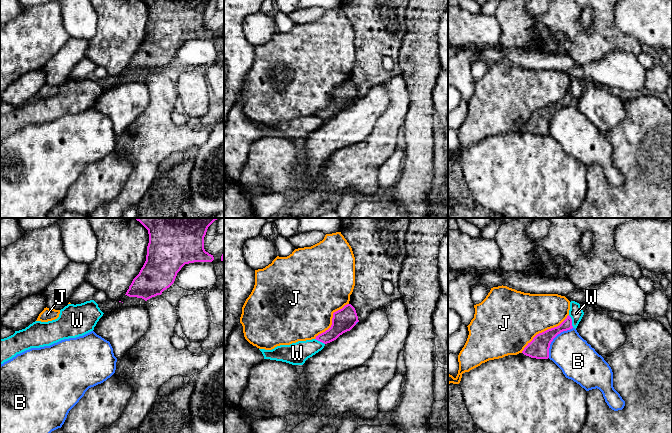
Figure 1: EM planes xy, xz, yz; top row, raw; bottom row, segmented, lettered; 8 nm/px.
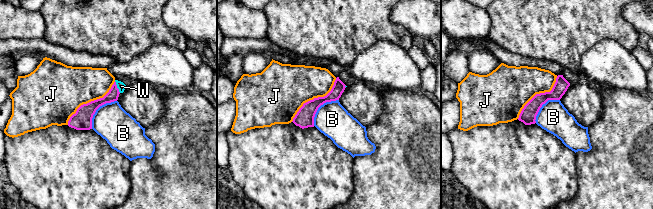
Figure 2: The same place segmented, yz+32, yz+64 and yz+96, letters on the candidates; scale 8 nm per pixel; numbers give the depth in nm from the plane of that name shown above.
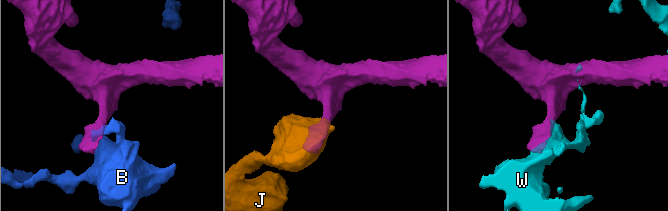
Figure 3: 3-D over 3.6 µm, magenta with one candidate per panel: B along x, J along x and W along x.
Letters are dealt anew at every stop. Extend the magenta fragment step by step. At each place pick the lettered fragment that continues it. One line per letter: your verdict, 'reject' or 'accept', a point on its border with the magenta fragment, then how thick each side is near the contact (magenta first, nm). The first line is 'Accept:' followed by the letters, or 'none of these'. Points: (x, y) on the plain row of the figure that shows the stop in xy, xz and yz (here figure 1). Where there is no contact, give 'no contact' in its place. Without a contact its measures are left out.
Accept: none of these
B: reject; contact yz (553, 114); calibres 170 and 300 nm
J: reject; contact yz (544, 107); calibres 170 and 420 nm
W: reject; contact yz (571, 97); calibres 120 and 110 nm

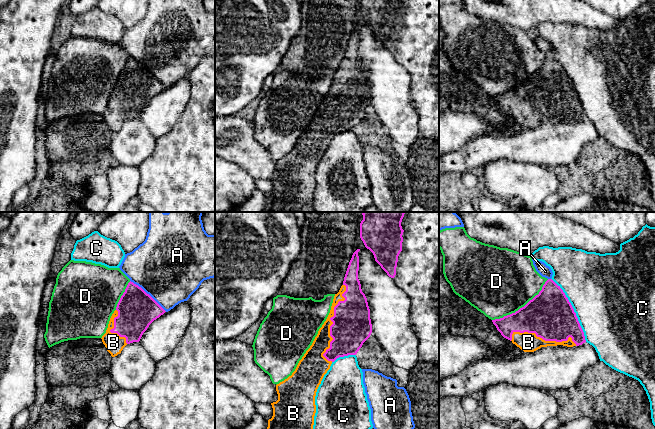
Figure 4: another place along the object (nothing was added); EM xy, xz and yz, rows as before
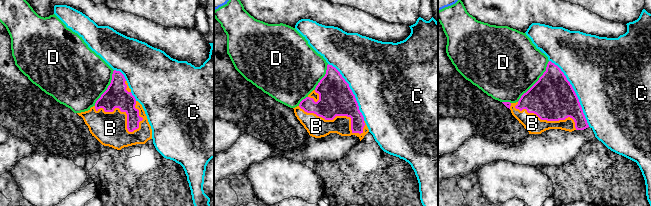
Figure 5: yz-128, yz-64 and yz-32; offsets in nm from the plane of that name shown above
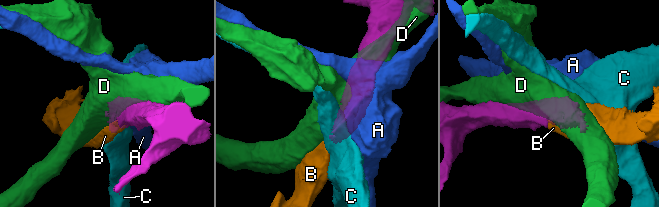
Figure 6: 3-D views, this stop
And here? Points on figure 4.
Accept: B
A: reject; contact xy (148, 70); calibres 300 and 500 nm
B: accept; contact xz (331, 96); calibres 320 and 140 nm
C: reject; contact yz (573, 86); calibres 380 and 480 nm
D: reject; contact yz (522, 83); calibres 380 and 500 nm

